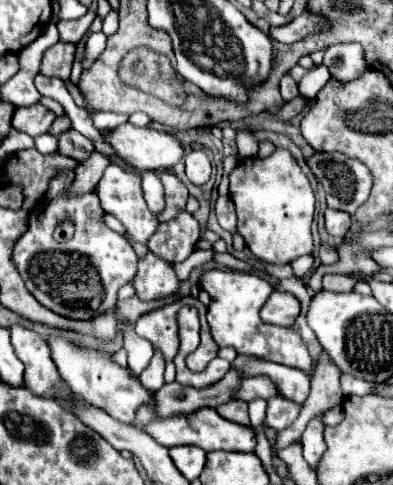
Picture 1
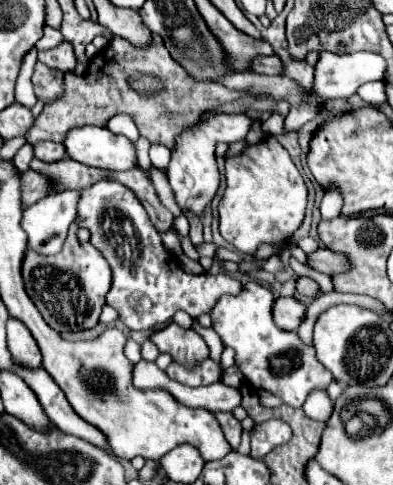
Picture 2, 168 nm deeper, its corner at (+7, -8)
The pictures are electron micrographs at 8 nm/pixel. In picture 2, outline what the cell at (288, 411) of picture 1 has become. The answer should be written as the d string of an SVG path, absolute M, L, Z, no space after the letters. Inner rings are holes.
M269 420L263 424L255 424L251 430L251 456L263 458L275 446L287 444L291 440L291 428L283 420Z

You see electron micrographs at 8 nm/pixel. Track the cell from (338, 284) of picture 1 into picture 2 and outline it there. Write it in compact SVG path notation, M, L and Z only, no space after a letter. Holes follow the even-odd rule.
M299 278L299 280L295 282L295 290L297 290L299 294L303 294L303 296L313 298L313 296L317 294L319 286L317 286L317 282L313 282L311 278Z

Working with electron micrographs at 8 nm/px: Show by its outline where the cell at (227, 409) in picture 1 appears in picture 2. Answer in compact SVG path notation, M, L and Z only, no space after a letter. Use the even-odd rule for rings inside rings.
M217 412L215 418L219 420L221 430L223 430L227 442L231 444L231 448L237 450L239 440L241 440L241 422L239 422L231 412Z

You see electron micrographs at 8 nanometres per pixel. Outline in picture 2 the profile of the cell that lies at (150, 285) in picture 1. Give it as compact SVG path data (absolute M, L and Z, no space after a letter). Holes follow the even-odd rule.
M101 180L81 190L81 200L77 204L77 220L79 220L79 228L85 228L91 232L91 238L89 238L91 244L97 250L101 250L101 254L111 266L113 280L111 280L111 290L107 294L107 304L117 310L119 320L129 330L157 330L165 326L167 322L171 322L177 310L187 312L191 318L199 318L201 314L209 314L213 304L217 304L221 296L237 294L243 288L239 280L225 276L225 274L217 274L217 276L215 274L187 274L185 270L181 270L181 266L175 262L175 256L171 256L169 250L165 250L159 232L153 228L137 196L133 196L133 192L125 188L123 184L117 184L113 180Z

